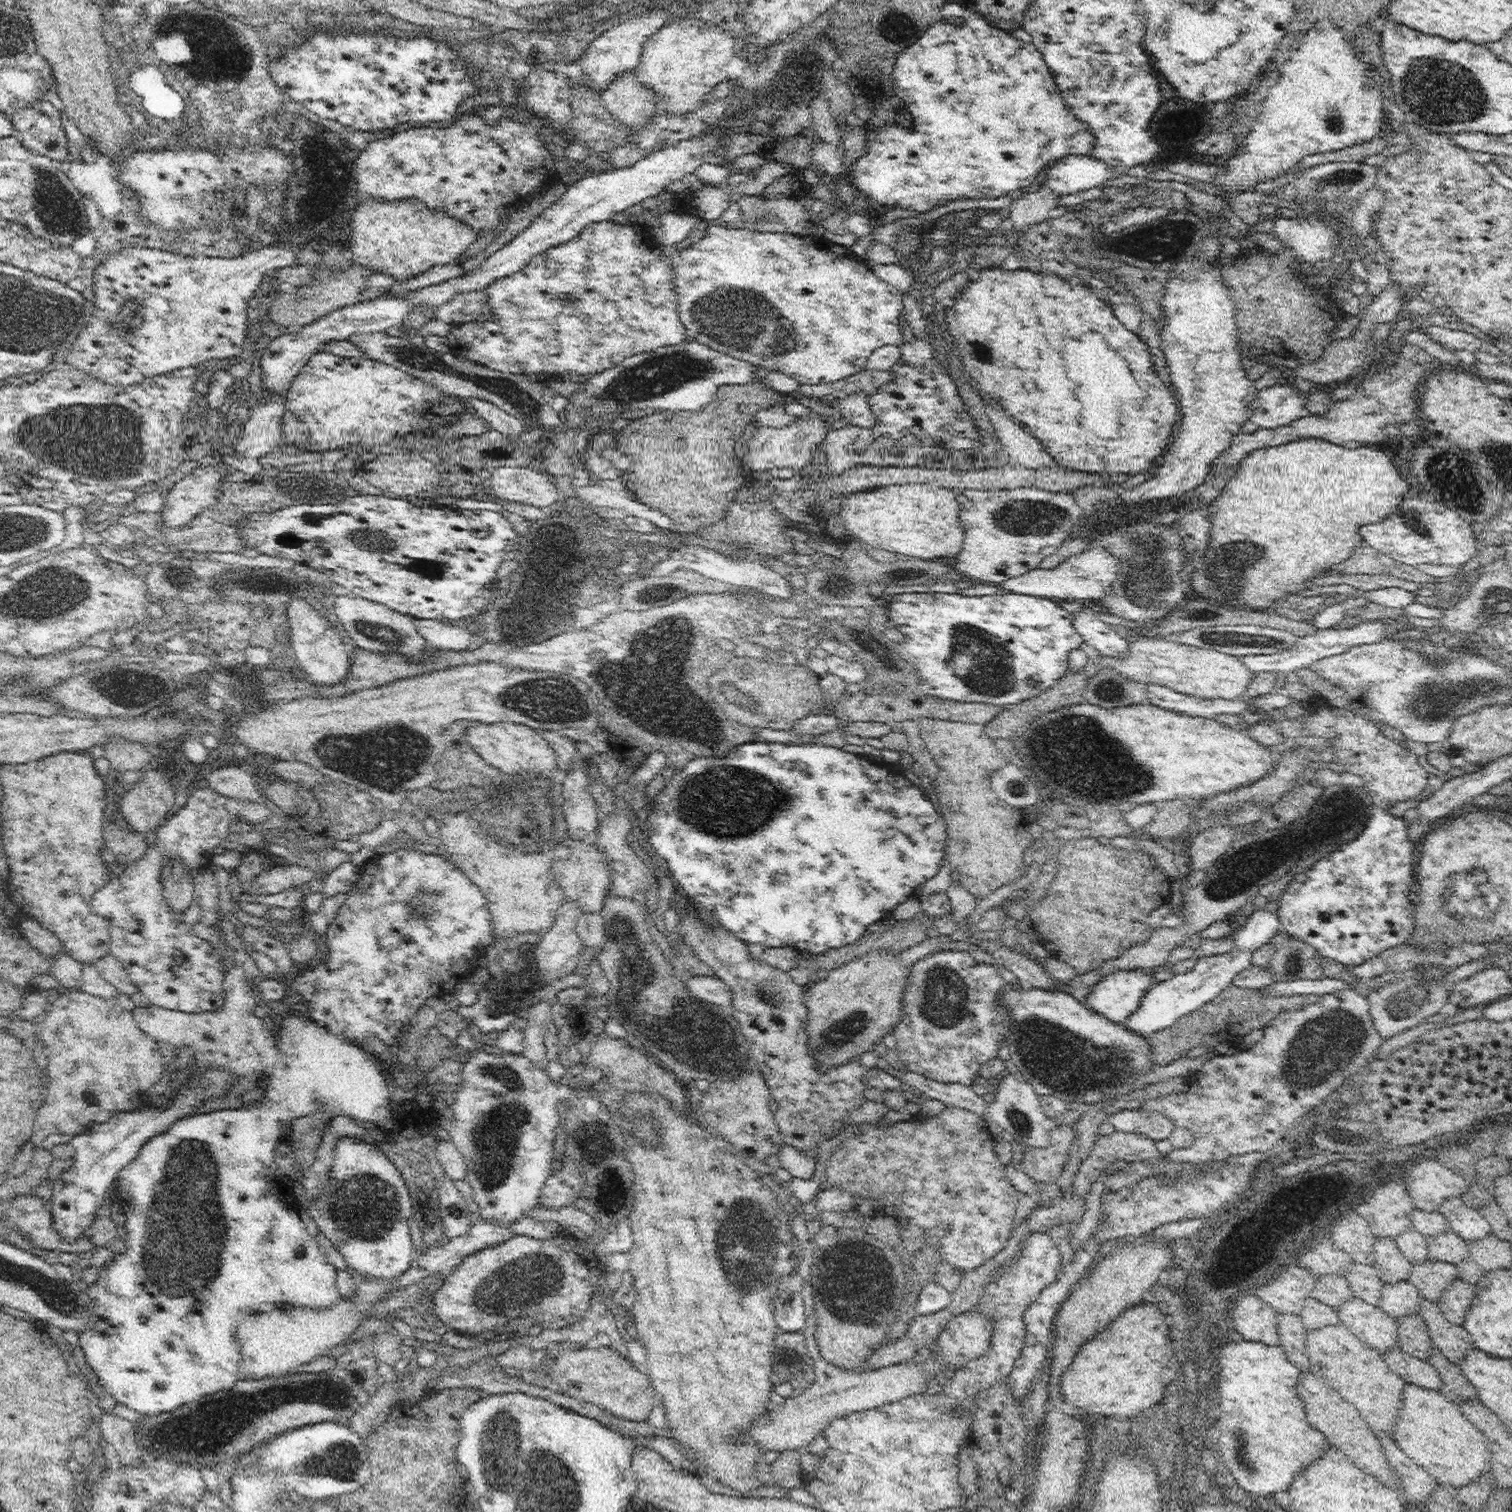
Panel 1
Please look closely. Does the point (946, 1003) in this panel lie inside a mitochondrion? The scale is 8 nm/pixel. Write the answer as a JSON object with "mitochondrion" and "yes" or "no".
{"mitochondrion":"yes"}

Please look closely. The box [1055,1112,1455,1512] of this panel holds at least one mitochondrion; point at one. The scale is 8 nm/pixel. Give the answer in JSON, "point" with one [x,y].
{"point":[1237,1438]}

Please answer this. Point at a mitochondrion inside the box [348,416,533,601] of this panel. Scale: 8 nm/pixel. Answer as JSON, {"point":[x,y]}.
{"point":[434,569]}

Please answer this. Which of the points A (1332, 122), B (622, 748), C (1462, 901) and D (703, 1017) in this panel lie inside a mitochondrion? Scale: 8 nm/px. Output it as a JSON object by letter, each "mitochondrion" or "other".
{"A":"mitochondrion","B":"other","C":"mitochondrion","D":"mitochondrion"}

